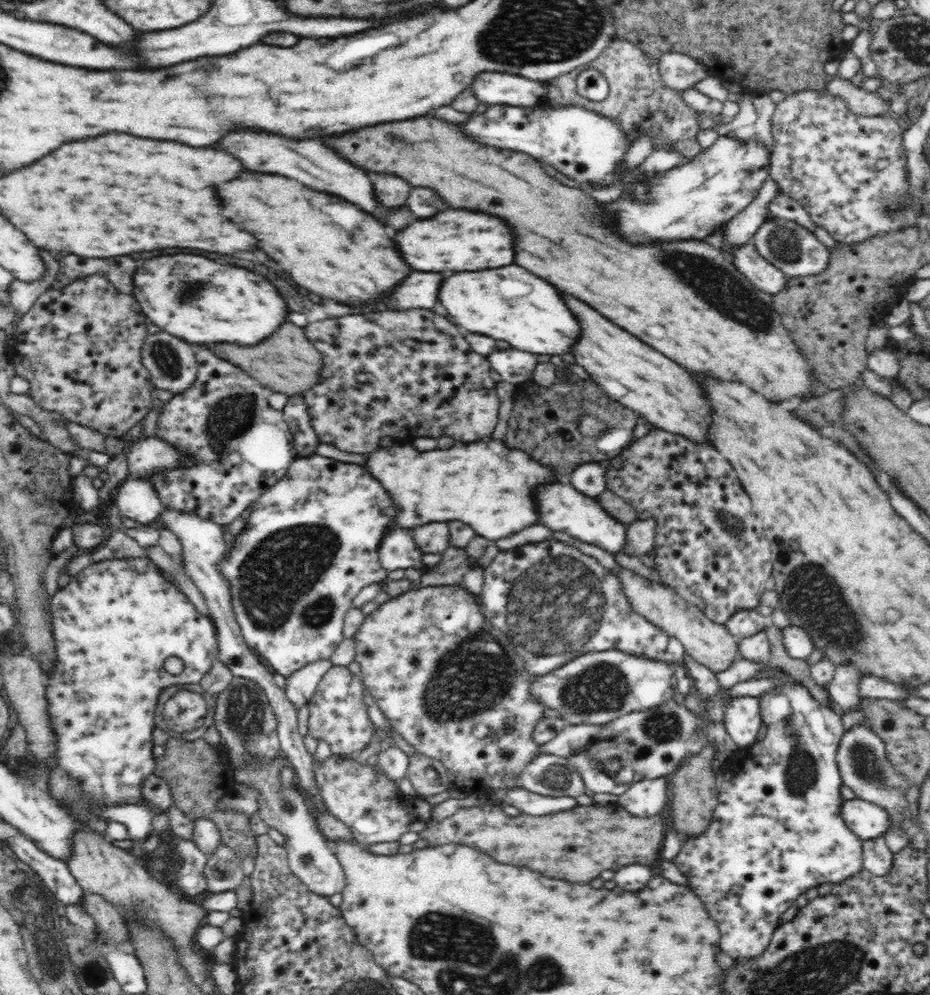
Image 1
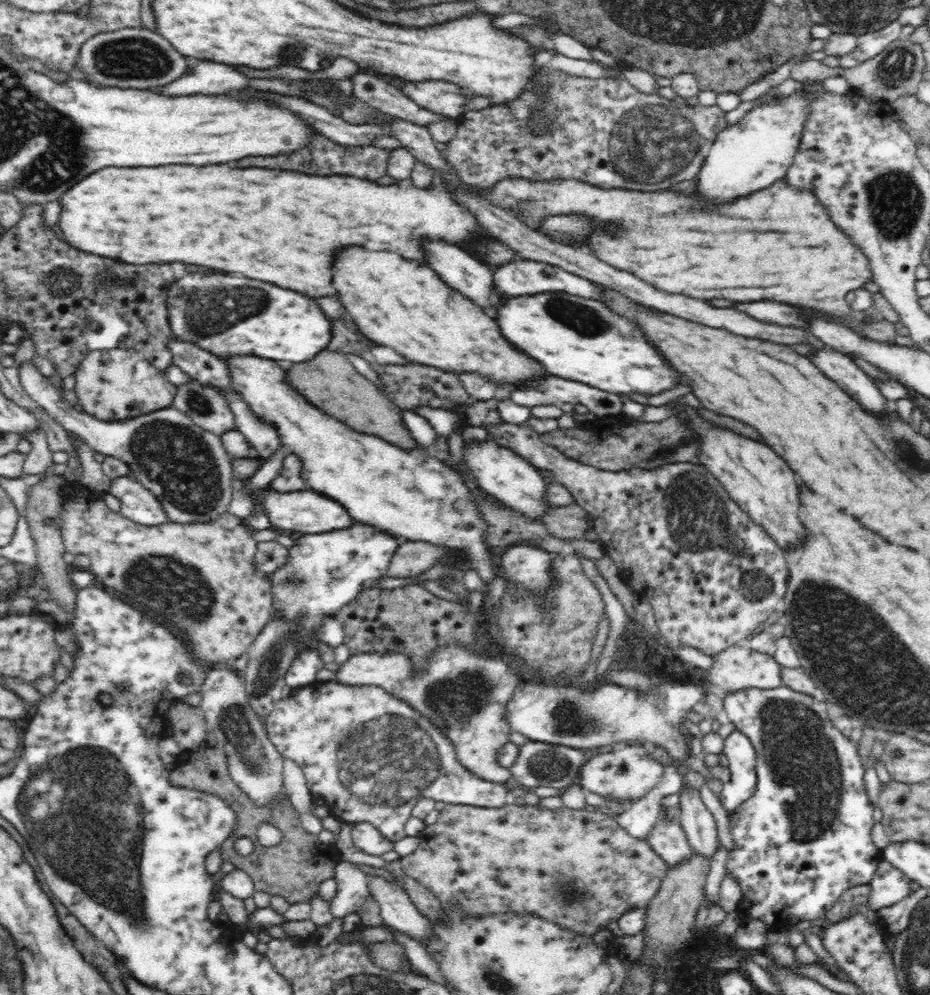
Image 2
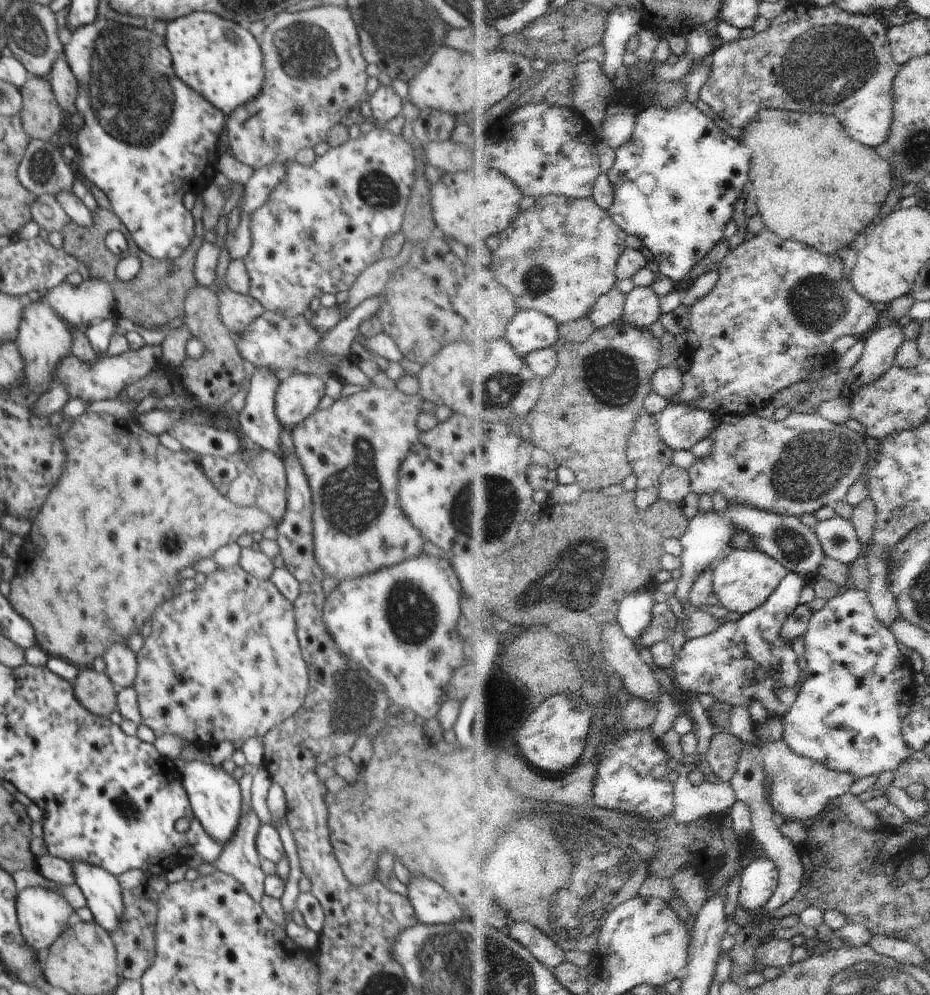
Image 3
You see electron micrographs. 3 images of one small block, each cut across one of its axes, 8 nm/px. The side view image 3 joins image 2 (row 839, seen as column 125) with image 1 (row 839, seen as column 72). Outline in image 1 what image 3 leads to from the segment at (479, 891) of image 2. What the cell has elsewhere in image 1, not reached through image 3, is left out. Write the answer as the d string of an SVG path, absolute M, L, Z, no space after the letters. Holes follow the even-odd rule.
M474 799L458 812L444 818L441 822L426 821L426 829L419 832L419 838L426 840L430 847L443 845L462 845L477 848L496 862L511 864L512 866L526 866L548 878L567 880L568 882L589 883L598 878L604 870L618 870L628 864L641 864L652 866L656 862L665 838L667 818L665 815L648 816L640 818L624 810L618 804L606 805L576 805L567 811L552 813L546 816L534 817L521 813L510 817L504 813L500 805L484 799Z

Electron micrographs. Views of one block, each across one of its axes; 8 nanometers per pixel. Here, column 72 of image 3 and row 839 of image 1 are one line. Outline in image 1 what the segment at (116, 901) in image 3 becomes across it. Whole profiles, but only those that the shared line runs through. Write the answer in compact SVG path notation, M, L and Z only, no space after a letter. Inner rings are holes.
M857 799L842 800L840 815L862 841L883 838L890 830L890 817L882 807Z

